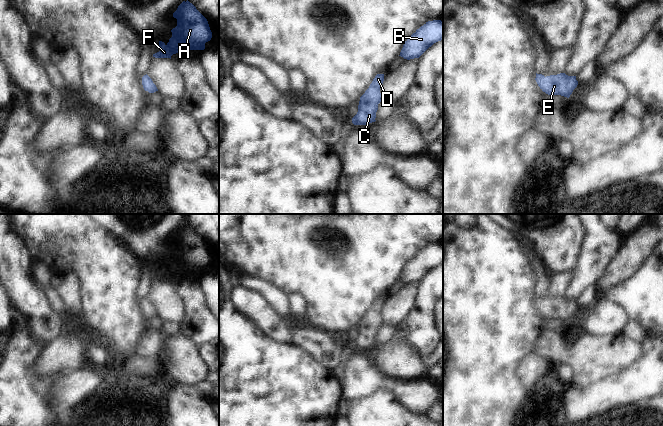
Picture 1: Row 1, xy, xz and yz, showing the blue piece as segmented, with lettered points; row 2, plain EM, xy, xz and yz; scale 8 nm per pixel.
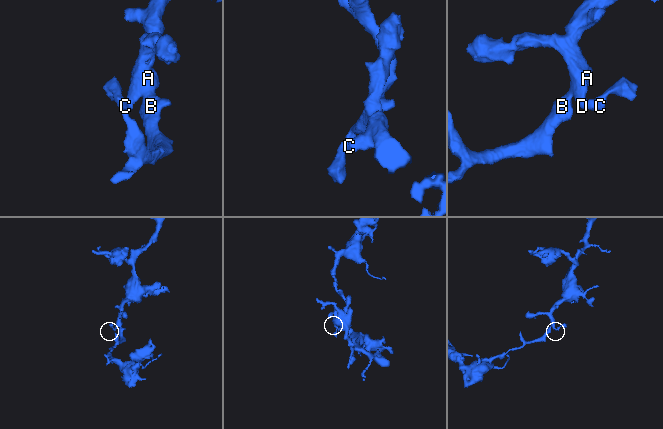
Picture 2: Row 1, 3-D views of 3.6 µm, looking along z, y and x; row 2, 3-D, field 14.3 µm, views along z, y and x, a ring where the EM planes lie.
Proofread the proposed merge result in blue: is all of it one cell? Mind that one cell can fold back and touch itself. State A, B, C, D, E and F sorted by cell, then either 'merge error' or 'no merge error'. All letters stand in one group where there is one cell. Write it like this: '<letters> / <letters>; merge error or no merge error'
A B C D E F; no merge error

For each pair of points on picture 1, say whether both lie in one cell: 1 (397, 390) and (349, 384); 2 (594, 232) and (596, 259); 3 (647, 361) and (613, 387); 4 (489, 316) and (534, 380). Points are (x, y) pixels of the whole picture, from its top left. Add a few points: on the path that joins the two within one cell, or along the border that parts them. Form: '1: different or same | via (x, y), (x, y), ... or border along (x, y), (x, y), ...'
1: same | via (385, 382), (361, 382)
2: same | via (596, 239), (596, 252)
3: same | via (639, 369), (621, 387)
4: different | border along (532, 350), (519, 363), (517, 377), (521, 383)

